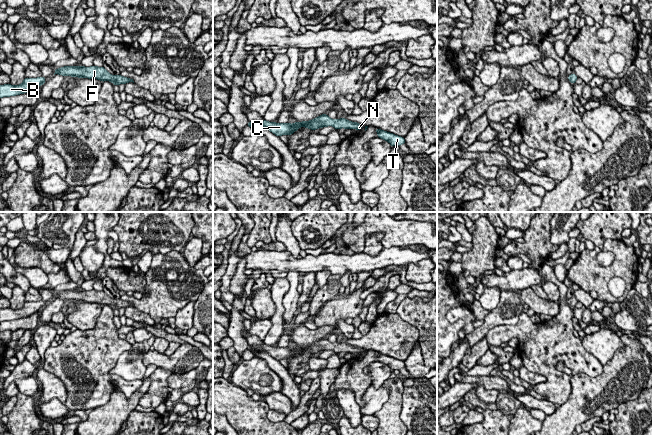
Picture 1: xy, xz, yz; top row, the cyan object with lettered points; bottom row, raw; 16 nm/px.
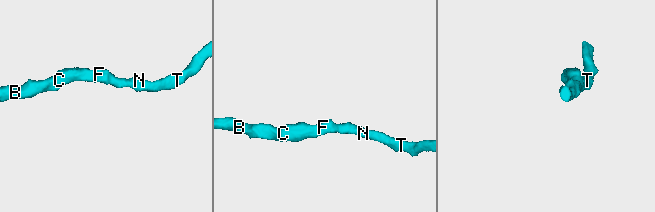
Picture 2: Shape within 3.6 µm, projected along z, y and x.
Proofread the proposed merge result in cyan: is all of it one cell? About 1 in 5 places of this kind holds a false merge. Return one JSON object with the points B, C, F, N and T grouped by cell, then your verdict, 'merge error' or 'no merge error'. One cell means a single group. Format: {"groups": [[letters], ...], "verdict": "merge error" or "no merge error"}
{"groups": [["B", "C", "F", "N", "T"]], "verdict": "no merge error"}

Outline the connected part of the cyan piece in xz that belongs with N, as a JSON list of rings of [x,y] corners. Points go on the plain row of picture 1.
[[[322,338],[310,345],[295,346],[294,348],[275,347],[263,344],[261,347],[258,348],[254,348],[249,345],[247,350],[250,350],[255,356],[257,351],[264,350],[276,360],[281,359],[290,360],[300,351],[306,351],[311,353],[312,355],[327,350],[333,350],[337,354],[345,352],[345,353],[357,353],[360,355],[362,353],[362,349],[360,347],[348,345],[344,341],[342,341],[341,343],[331,343],[328,341],[327,338]]]

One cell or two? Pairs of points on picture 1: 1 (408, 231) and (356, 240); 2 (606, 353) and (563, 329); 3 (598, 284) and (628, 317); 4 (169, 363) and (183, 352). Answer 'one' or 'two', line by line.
1: one
2: two
3: two
4: two

